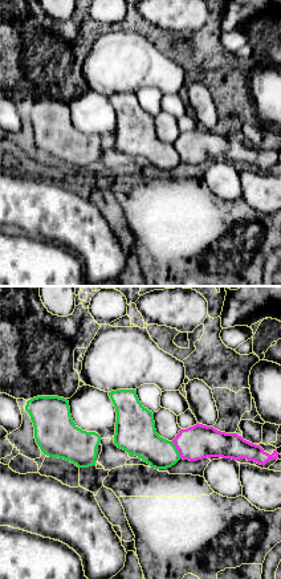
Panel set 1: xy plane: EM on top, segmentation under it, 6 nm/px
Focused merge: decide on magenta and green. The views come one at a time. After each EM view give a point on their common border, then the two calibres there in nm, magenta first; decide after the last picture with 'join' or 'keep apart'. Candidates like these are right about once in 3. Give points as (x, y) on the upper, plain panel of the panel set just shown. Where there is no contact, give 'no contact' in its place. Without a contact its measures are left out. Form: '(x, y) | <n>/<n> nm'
(176, 151) | 200/220 nm

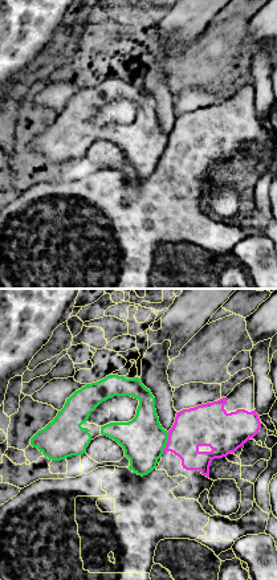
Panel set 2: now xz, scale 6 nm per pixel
(167, 146) | 260/280 nm

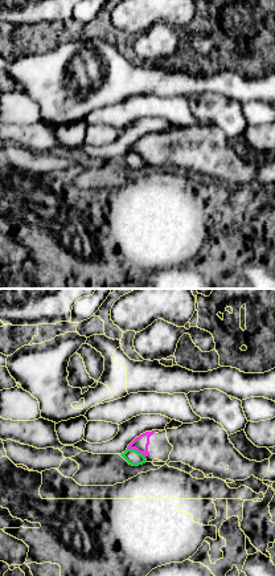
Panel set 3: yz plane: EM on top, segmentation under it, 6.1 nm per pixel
(136, 152) | 90/90 nm

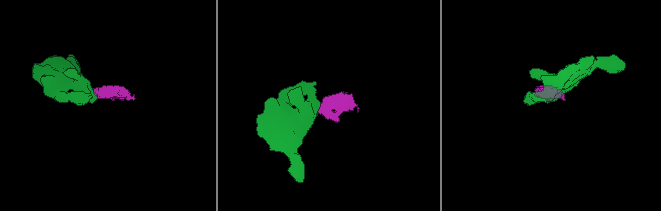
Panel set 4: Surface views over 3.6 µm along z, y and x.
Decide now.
keep apart

